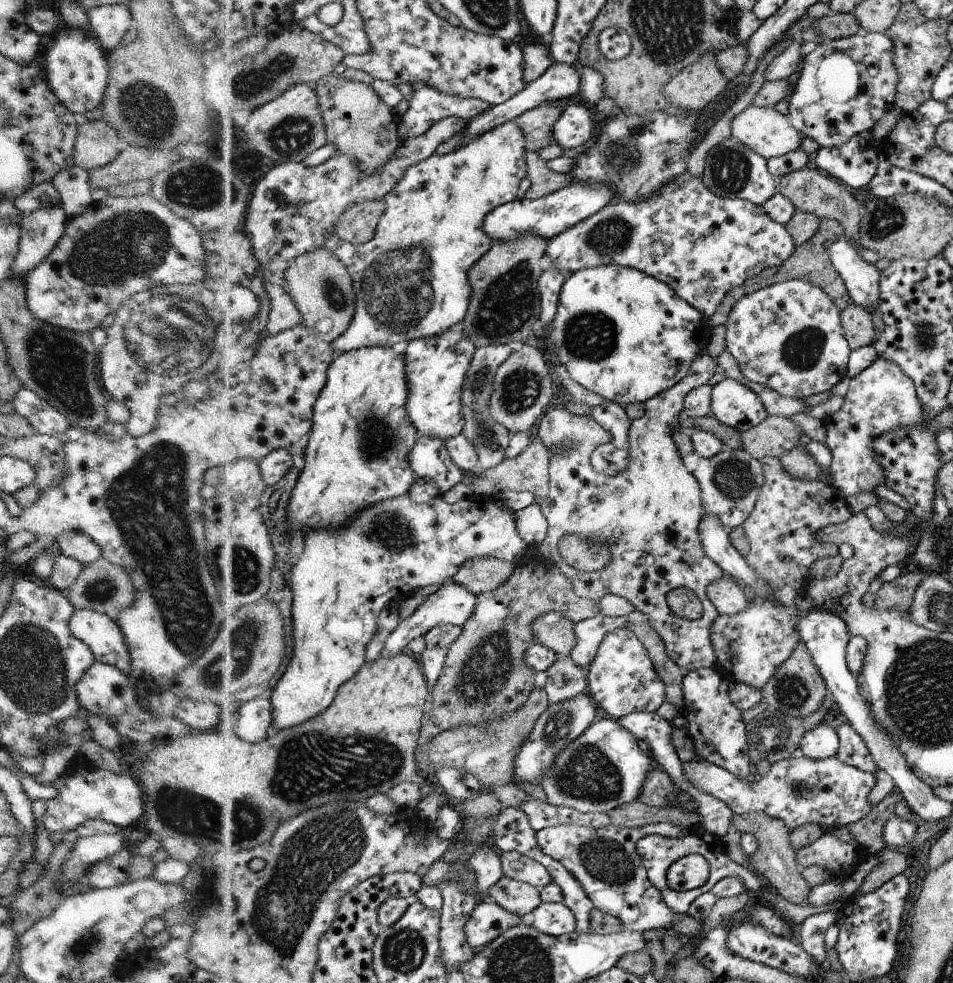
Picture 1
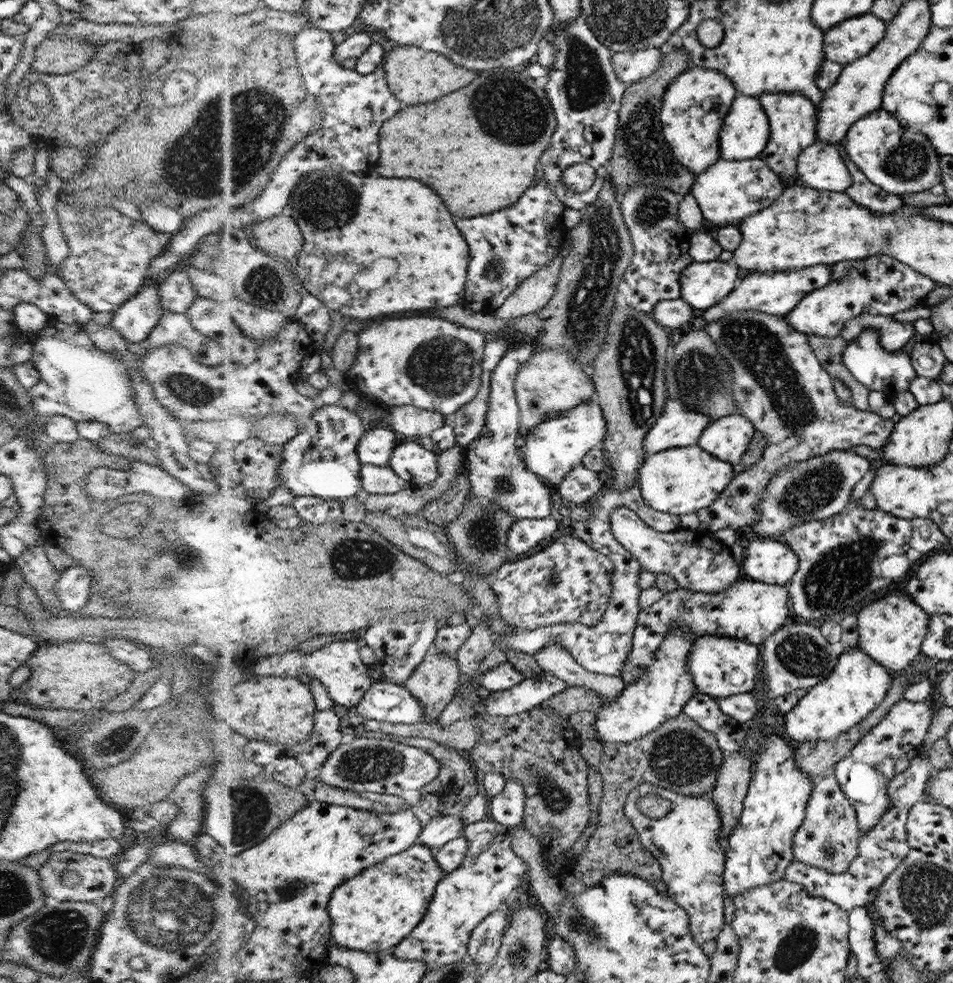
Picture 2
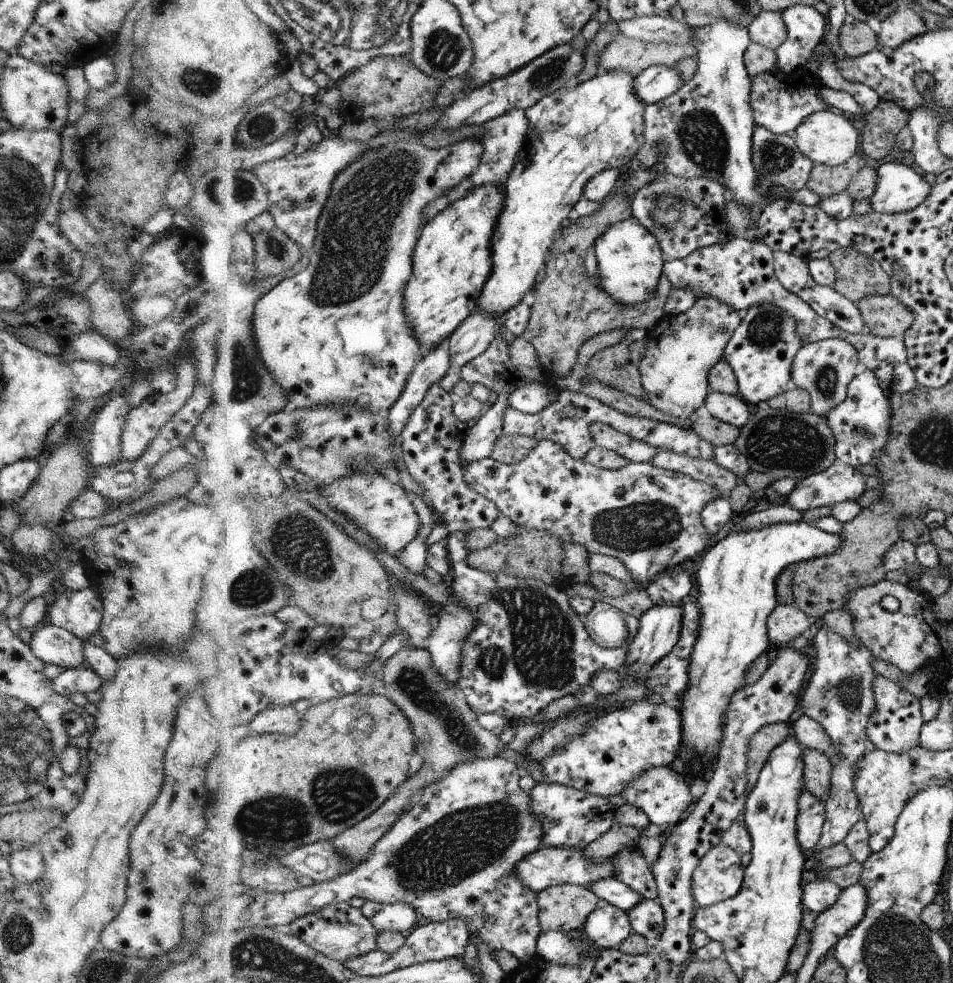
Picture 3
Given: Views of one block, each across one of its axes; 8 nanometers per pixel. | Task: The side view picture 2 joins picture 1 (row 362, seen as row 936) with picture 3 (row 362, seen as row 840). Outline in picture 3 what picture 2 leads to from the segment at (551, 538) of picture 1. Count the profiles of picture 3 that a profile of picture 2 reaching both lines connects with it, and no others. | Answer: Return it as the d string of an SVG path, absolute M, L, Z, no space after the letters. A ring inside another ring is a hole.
M702 296L686 312L678 315L666 313L657 324L647 329L647 347L640 360L639 372L642 375L644 390L649 392L650 403L661 412L680 417L686 424L691 424L708 399L709 373L725 357L725 349L736 334L736 329L741 325L742 318L744 315L738 313L732 305L726 304L725 301L718 300L714 296Z

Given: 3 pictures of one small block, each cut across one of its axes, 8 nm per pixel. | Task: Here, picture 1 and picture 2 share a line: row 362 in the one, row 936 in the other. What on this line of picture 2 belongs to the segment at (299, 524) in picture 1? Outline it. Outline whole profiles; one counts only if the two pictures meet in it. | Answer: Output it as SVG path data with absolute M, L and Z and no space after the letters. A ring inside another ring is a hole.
M418 844L341 884L333 896L331 941L348 950L392 951L425 921L438 885L446 876L435 851Z

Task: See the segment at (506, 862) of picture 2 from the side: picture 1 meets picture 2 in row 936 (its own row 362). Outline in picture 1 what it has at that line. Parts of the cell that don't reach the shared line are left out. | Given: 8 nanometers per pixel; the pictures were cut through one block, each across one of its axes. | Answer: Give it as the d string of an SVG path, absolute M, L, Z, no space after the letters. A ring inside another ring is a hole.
M461 327L454 328L443 335L418 339L409 343L405 352L409 360L410 396L408 410L414 426L419 430L420 439L424 437L438 437L447 442L455 436L461 435L465 429L465 416L463 408L463 392L468 380L473 354L476 345L470 342Z

